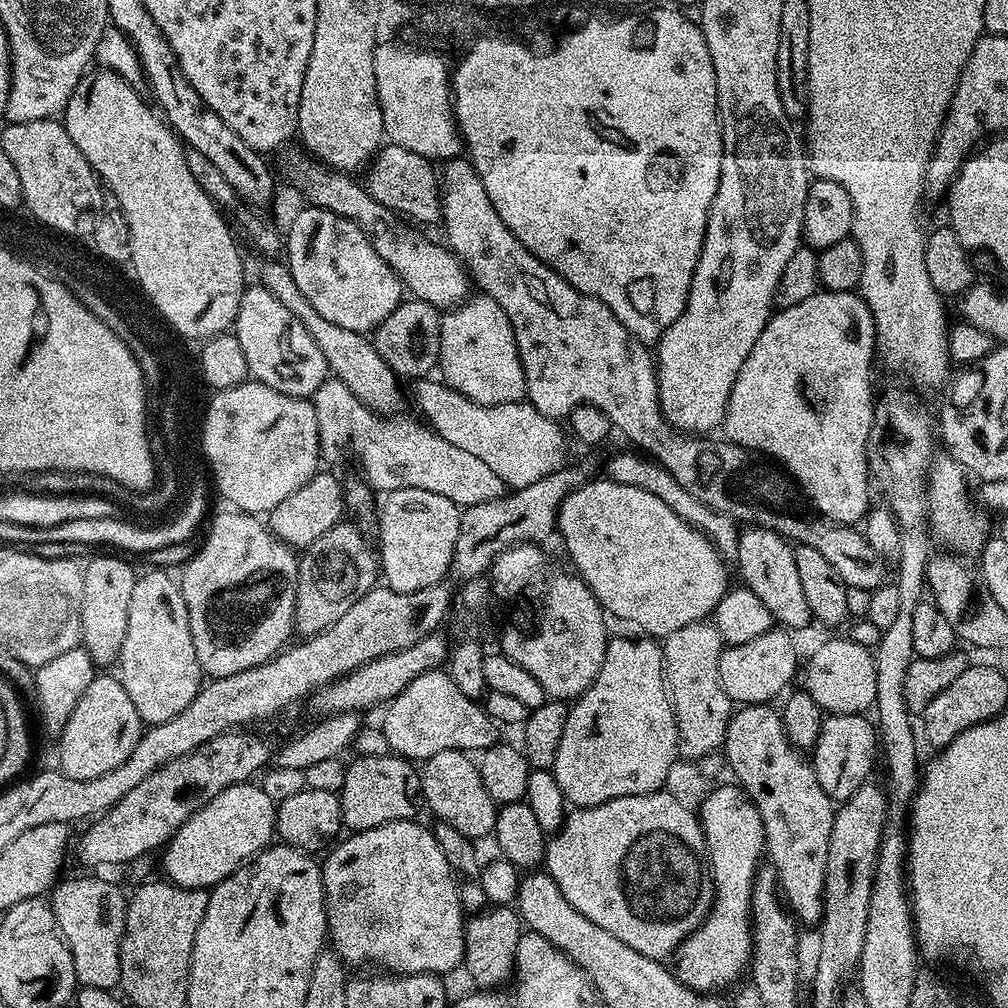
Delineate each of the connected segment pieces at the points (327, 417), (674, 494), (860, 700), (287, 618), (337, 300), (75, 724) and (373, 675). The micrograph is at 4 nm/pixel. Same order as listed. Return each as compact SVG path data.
M338 379L324 380L310 399L316 415L321 457L325 461L340 460L344 452L349 452L360 463L360 468L364 471L361 472L363 479L367 480L369 488L377 493L387 494L403 488L430 490L430 494L442 494L442 498L450 498L450 502L457 506L467 506L490 502L491 499L496 499L506 492L502 478L498 478L498 475L494 474L481 459L471 455L469 451L460 450L451 442L446 442L435 429L419 419L411 420L410 417L404 416L405 414L372 412Z
M635 451L632 452L616 454L607 464L605 462L604 472L607 479L616 481L620 485L638 486L640 489L654 494L662 502L666 503L666 506L674 510L679 517L683 518L686 523L694 525L694 527L702 531L711 540L713 546L719 550L721 556L725 558L735 557L736 541L738 539L737 532L740 528L739 523L732 516L708 508L700 499L694 498L688 490L683 489L675 481L674 476L669 471L666 471L664 467L654 460L644 457Z
M849 638L828 640L818 645L816 653L808 660L803 687L825 713L833 716L859 716L867 713L876 702L873 649Z
M227 510L220 512L212 520L208 528L208 537L204 545L196 552L196 557L184 568L184 573L178 576L180 593L186 602L186 610L190 618L190 638L194 638L194 654L200 663L200 671L208 678L226 678L230 674L238 674L242 670L250 670L259 664L267 664L277 652L281 651L289 643L288 635L294 632L294 617L296 614L296 587L298 586L298 570L300 561L294 548L279 539L267 523L259 515L241 512L239 510Z
M304 206L293 218L288 232L286 228L286 252L287 248L286 263L294 278L294 286L302 290L306 302L310 302L326 322L334 322L334 326L342 326L342 330L371 333L400 304L402 285L396 271L378 255L364 231L344 216L325 208Z
M97 675L96 679L90 682L86 694L78 698L78 706L74 706L70 722L66 722L59 734L59 771L75 780L98 778L114 770L114 766L122 766L122 762L130 758L141 735L142 721L138 710L134 710L134 702L130 702L130 694L126 694L115 675Z
M440 634L423 636L414 646L406 646L397 652L386 654L382 658L374 658L353 672L337 678L334 683L320 688L311 697L310 703L320 711L320 714L335 714L338 712L355 712L364 714L367 708L379 709L389 701L402 694L406 686L418 678L424 671L439 669L447 661L450 651L449 641L444 641Z

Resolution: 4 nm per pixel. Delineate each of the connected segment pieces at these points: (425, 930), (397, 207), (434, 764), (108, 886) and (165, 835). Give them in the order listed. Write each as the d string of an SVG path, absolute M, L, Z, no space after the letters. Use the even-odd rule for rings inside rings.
M415 819L395 820L386 822L382 826L374 826L370 830L352 832L348 837L322 860L320 873L324 883L324 901L328 911L328 934L331 951L339 956L345 965L351 964L377 964L377 969L388 974L418 974L419 972L435 972L445 974L459 969L464 963L464 926L466 923L466 913L460 907L460 889L457 877L452 871L450 862L446 862L446 854L442 854L442 846L438 846L436 833L431 827L423 828L416 824Z
M388 142L376 153L370 167L363 173L362 183L374 202L382 202L382 206L401 217L409 221L417 220L412 221L417 225L437 223L440 220L442 184L437 169L435 172L432 168L435 168L433 161L422 158L422 154L414 154L414 150L406 150L406 146Z
M454 748L446 749L423 761L420 791L423 803L432 807L439 823L454 826L454 830L466 834L473 842L480 842L483 836L491 837L495 833L498 806L490 794L486 794L477 761L469 753Z
M100 874L84 875L88 876L61 879L52 889L54 924L74 958L77 985L115 989L120 982L120 943L128 909L126 892L114 881L103 880Z
M233 730L218 734L214 738L210 738L210 742L190 750L188 754L182 754L178 758L166 762L158 770L154 770L154 774L150 774L150 778L142 778L142 782L138 782L138 786L134 786L134 790L130 790L130 794L125 794L122 797L122 802L118 802L110 810L95 817L85 827L89 828L81 834L80 845L77 848L75 845L74 856L77 856L88 867L85 869L100 870L103 864L128 864L138 856L144 856L147 852L154 851L155 848L156 851L163 849L164 845L171 840L172 835L199 808L206 806L214 798L218 798L218 794L222 794L222 790L235 784L251 781L269 763L270 752L268 756L267 742L259 740L252 732L255 731Z

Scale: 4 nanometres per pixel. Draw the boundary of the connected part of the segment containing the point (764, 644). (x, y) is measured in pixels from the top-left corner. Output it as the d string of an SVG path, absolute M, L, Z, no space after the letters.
M773 626L766 634L750 638L750 642L733 644L723 649L720 658L720 678L722 688L731 701L740 706L766 704L775 701L775 696L789 687L787 684L796 672L796 644L792 641L792 636L791 631Z

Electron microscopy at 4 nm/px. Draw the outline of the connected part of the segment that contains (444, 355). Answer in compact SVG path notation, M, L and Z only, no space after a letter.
M472 294L463 304L458 304L441 315L438 372L445 384L475 403L514 403L525 399L524 371L516 349L514 330L510 326L510 318L506 318L506 310L502 310L502 306L494 302L494 298Z

